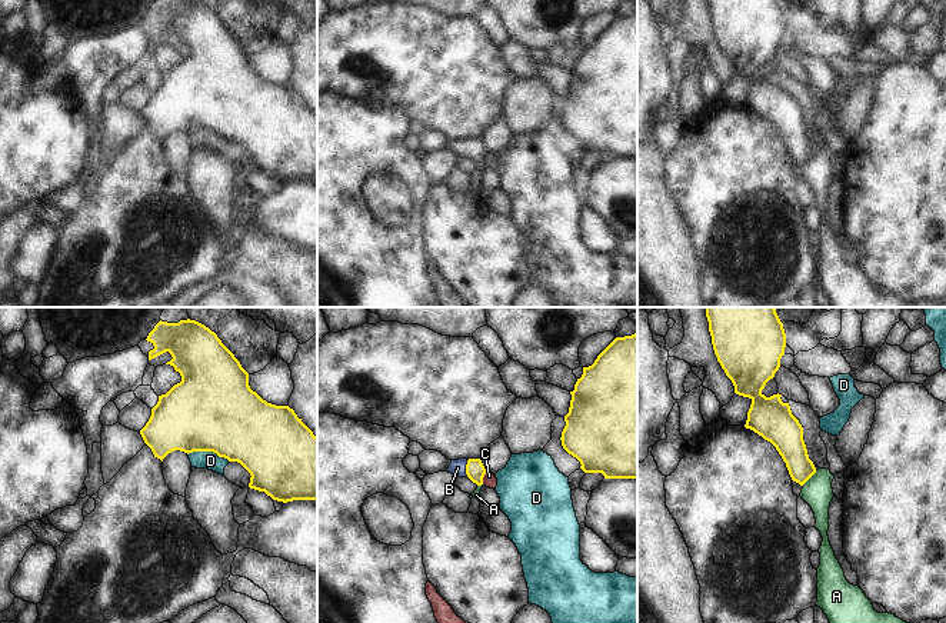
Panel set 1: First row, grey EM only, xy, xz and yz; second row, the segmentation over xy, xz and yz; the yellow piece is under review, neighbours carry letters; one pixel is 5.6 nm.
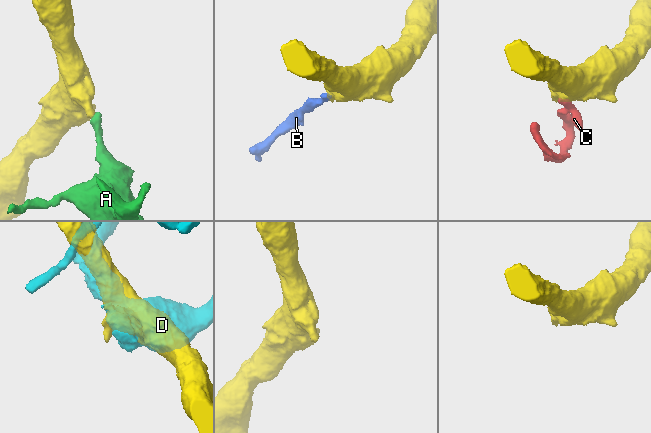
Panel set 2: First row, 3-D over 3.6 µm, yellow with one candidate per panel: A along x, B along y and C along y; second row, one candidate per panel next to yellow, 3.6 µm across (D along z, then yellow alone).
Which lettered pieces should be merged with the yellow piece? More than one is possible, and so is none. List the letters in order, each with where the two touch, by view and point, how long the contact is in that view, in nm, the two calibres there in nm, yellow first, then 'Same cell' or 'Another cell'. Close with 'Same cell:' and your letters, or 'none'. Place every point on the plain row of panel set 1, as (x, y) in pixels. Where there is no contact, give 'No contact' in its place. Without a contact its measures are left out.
A: Touches yellow at yz (809, 157). Shared border 120 nm. Thickness 170 nm (yellow) against 170 nm. Another cell
B: Touches yellow at xz (466, 149). Shared border 100 nm. Thickness 110 nm (yellow) against 90 nm. Same cell
C: Touches yellow at xz (483, 156). Shared border 80 nm. Thickness 110 nm (yellow) against 80 nm. Another cell
D: Touches yellow at xy (209, 130). Shared border 240 nm. Thickness 480 nm (yellow) against 100 nm. Another cell
Same cell: B

